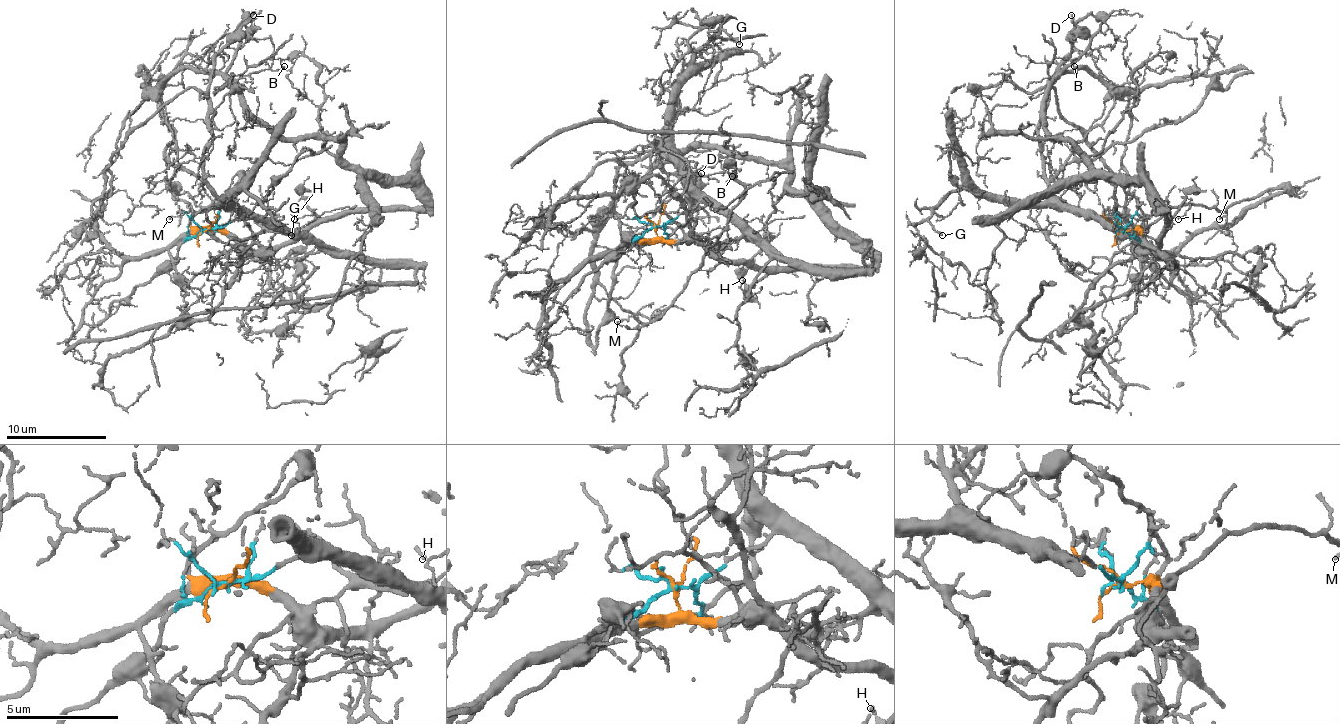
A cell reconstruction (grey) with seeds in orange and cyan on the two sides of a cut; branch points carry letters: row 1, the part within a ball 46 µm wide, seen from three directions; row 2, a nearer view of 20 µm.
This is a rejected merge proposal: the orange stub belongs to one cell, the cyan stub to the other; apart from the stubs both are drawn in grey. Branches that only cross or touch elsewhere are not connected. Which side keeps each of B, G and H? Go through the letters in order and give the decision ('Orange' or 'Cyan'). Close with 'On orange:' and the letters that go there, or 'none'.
B: Orange
G: Cyan
H: Orange
On orange: B, H

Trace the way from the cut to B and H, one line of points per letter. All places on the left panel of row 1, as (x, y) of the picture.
B: (205, 229), (267, 249), (424, 204), (334, 137), (282, 137), (247, 110), (239, 77), (284, 67)
H: (205, 229), (235, 234), (249, 249), (272, 249), (289, 244), (317, 217), (299, 199), (292, 212), (294, 219)

